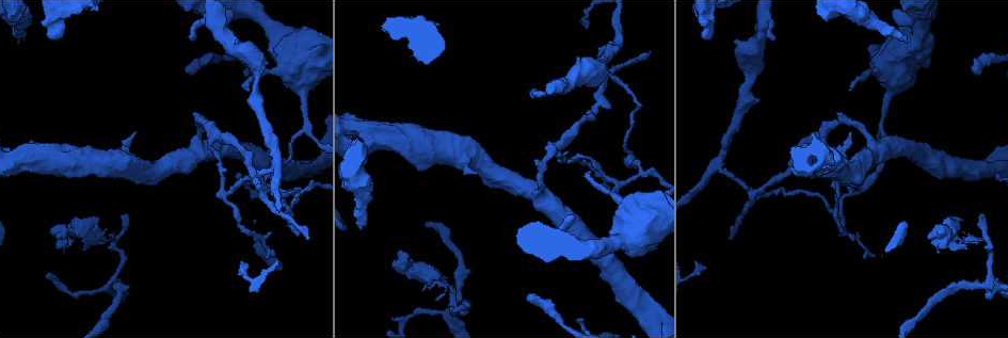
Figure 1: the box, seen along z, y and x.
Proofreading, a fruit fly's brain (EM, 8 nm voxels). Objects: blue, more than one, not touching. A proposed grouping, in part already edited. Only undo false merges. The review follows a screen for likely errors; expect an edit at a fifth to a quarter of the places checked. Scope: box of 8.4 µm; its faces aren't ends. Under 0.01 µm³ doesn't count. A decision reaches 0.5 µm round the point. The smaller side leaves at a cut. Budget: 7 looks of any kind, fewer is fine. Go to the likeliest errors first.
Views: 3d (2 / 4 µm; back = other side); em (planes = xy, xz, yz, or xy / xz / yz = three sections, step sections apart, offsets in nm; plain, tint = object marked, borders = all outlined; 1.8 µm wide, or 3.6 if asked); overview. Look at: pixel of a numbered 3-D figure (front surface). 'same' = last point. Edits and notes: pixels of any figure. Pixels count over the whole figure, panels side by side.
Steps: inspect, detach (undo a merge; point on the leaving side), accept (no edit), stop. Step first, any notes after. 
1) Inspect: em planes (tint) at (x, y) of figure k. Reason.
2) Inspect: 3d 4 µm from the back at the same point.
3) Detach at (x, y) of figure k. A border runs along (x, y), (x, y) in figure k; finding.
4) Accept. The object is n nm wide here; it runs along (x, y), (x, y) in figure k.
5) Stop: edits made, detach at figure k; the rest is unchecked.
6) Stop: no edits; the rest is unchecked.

Inspect: em xz step 16 (tint) at (880, 128) of figure 1. Calibre changes.

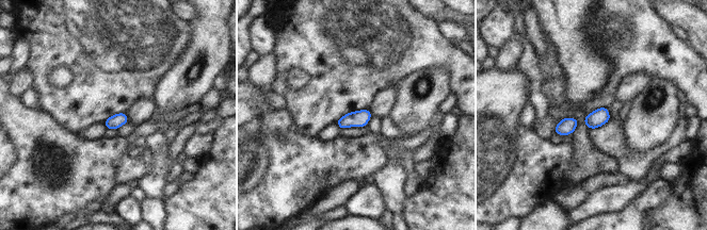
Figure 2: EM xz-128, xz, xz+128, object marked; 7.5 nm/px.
Inspect: em planes (tint) at the same point. Another direction.

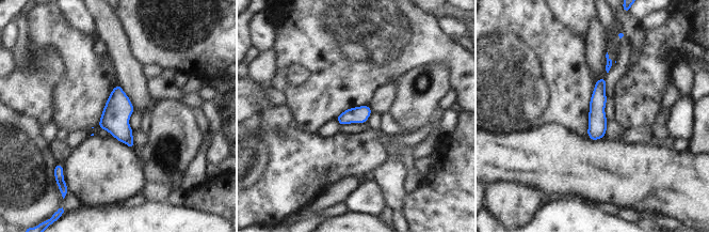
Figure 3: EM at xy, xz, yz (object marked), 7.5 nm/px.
Accept. It runs along (602, 81), (593, 137) in figure 3; one neuron here.

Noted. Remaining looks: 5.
Inspect: 3d 2 µm at (110, 282) of figure 1. Four or more arms meet.

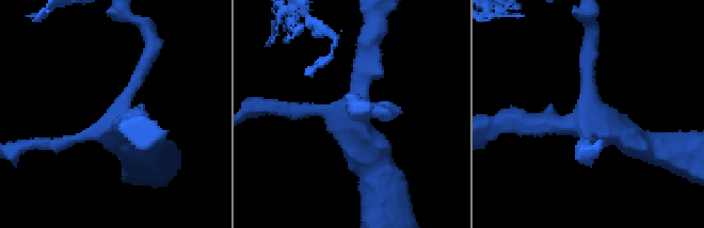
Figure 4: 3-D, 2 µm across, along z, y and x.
Inspect: em xy step 16 (tint) at (121, 118) of figure 4. 4 arms meet here; now the EM.

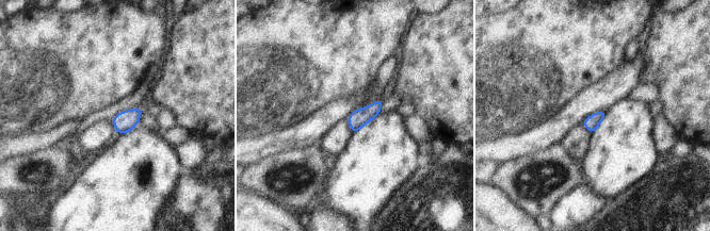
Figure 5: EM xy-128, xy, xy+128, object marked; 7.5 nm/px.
Accept. Continuous, no second neuron.

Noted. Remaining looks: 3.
Inspect: em planes (tint) at (613, 40) of figure 1. Arms part here.

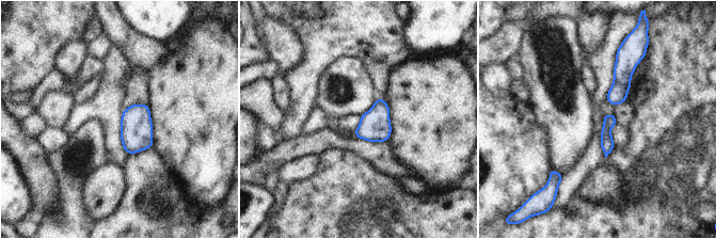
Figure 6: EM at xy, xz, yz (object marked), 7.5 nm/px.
Accept. The object is 100 nm wide here; continuous, no second neuron.

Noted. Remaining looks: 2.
Stop: no edits; the rest is unchecked.

